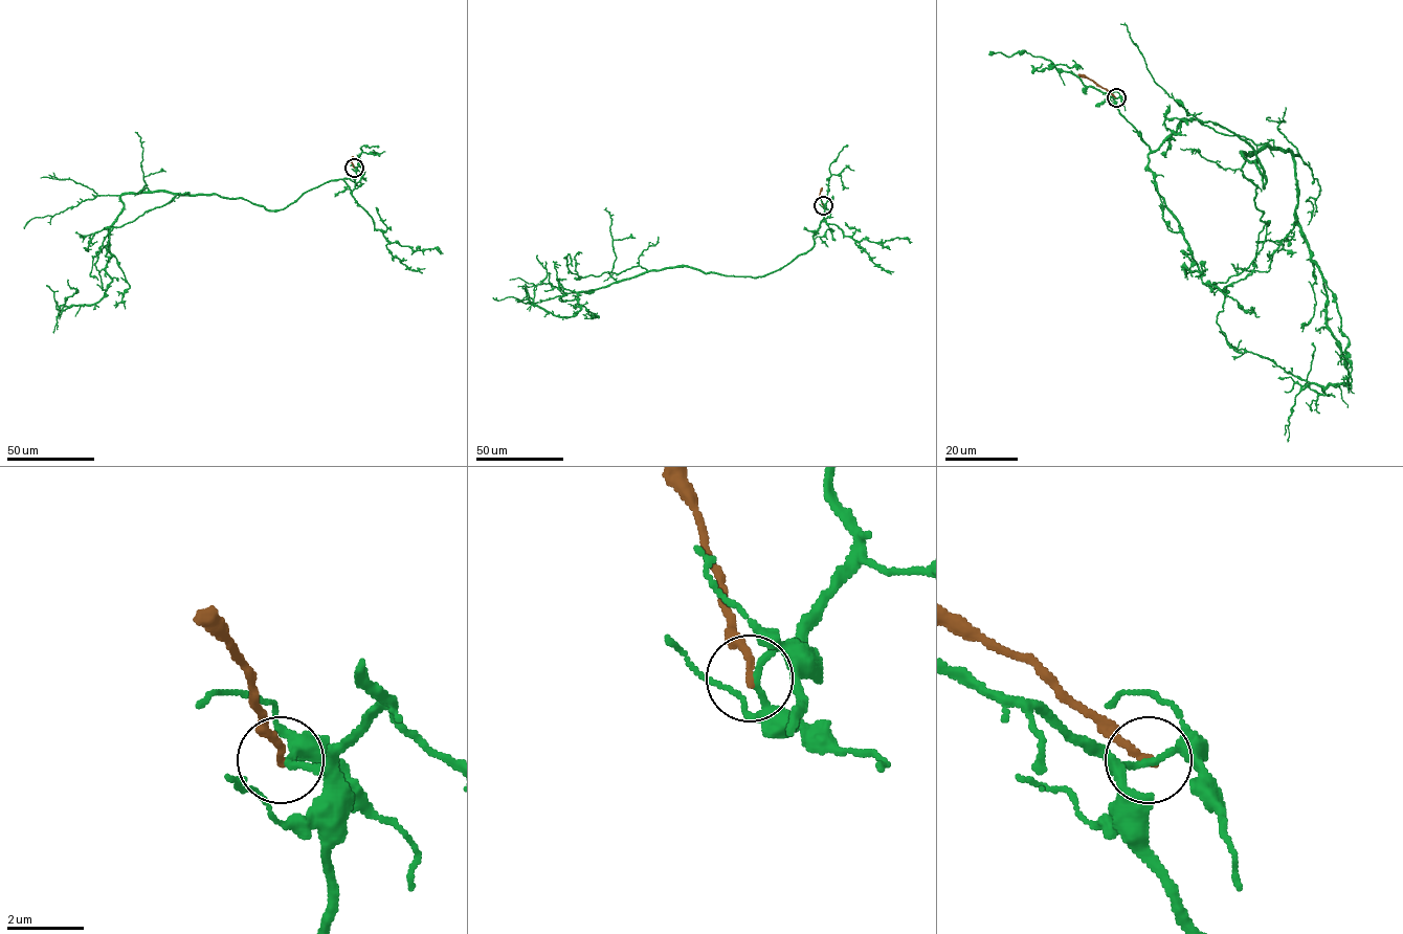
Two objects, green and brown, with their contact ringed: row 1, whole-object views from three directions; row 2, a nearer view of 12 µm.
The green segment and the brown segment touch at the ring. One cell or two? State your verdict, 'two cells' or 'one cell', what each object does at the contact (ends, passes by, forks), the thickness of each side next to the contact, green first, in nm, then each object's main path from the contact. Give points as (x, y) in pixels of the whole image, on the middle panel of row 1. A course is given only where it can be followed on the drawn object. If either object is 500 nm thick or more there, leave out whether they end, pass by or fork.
two cells | green passes by | brown ends | 150/200 nm | green via (823, 206), (814, 246), (761, 276), (646, 270), (579, 291), (571, 316), (533, 303), (547, 274), (537, 256) | brown via (823, 206), (820, 195), (822, 187)

